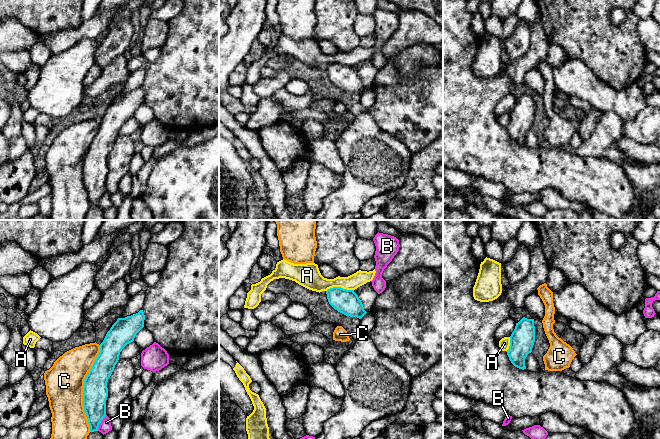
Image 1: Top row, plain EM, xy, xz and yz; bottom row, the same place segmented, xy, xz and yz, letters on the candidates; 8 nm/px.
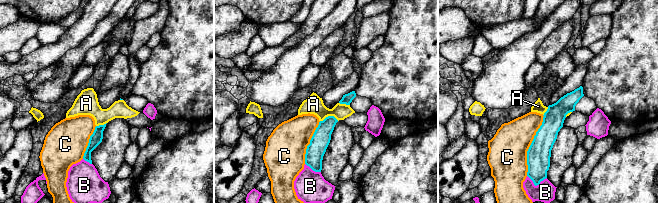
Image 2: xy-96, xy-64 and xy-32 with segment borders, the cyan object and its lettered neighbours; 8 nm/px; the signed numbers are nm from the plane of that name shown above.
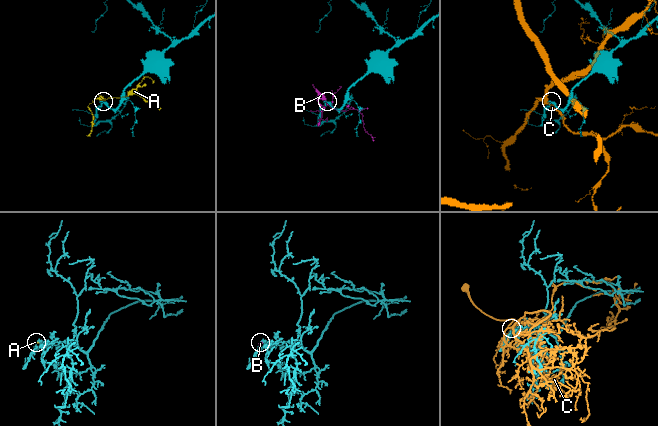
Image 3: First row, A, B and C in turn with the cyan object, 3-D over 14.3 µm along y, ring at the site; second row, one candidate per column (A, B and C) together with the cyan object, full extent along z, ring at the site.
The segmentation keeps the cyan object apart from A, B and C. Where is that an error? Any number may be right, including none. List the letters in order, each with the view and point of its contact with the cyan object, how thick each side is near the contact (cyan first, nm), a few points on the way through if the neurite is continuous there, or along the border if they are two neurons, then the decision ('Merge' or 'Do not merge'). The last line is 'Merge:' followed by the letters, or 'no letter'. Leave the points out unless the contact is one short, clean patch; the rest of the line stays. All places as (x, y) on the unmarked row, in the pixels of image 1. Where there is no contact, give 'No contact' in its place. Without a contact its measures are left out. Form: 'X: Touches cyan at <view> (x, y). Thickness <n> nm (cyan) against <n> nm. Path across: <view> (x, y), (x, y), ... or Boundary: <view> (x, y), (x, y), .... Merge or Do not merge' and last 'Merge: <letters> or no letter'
A: Touches cyan at xz (339, 63). Thickness 200 nm (cyan) against 180 nm. Boundary: xz (353, 65), (330, 63), (326, 67). Do not merge
B: Touches cyan at xy (100, 198). Thickness 200 nm (cyan) against 100 nm. Do not merge
C: Touches cyan at xy (83, 164). Thickness 200 nm (cyan) against 320 nm. Do not merge
Merge: no letter

